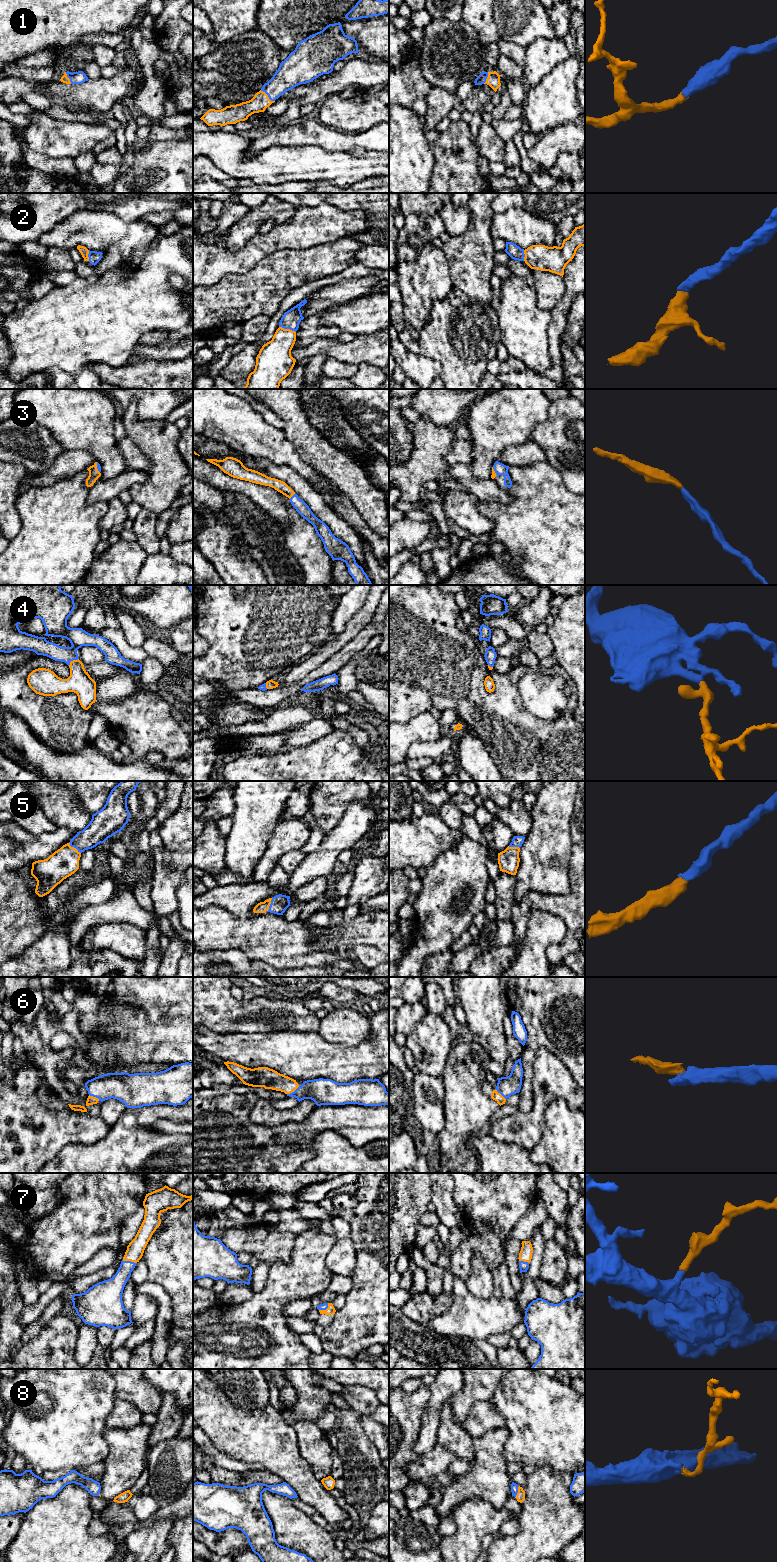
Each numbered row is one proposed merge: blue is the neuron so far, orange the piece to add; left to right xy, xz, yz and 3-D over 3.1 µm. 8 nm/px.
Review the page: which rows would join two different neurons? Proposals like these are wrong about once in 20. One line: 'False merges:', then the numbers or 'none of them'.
False merges: none of them

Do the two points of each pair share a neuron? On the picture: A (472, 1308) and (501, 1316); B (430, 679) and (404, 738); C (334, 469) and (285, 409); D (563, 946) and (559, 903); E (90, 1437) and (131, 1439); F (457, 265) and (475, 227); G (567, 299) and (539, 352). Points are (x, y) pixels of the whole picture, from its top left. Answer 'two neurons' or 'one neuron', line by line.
A: one neuron
B: two neurons
C: one neuron
D: one neuron
E: two neurons
F: one neuron
G: two neurons

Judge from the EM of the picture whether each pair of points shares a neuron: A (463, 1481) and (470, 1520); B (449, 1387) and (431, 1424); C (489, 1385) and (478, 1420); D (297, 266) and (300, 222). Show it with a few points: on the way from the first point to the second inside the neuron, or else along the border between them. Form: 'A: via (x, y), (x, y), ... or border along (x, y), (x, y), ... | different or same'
A: border along (490, 1503), (470, 1497), (450, 1516) | different
B: via (440, 1396), (432, 1408), (431, 1415) | same
C: border along (488, 1399), (477, 1401), (466, 1416) | different
D: border along (321, 243), (306, 248), (280, 248), (275, 252) | different

